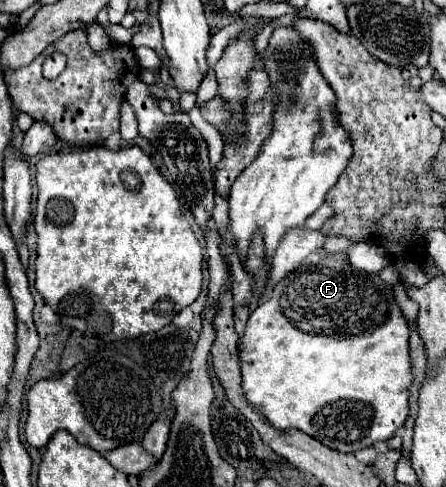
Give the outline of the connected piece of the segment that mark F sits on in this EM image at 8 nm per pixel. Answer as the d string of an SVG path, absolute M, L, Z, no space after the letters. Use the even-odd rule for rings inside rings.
M325 256L317 264L303 266L301 270L295 270L287 274L283 280L279 280L271 292L271 298L261 302L249 316L245 336L241 340L241 350L239 350L239 360L241 360L241 372L243 372L243 390L247 400L259 408L265 418L277 428L277 430L287 430L287 428L297 428L325 446L337 450L337 452L357 452L363 448L373 446L379 440L389 440L397 428L401 428L407 420L409 414L409 386L413 382L411 374L411 356L409 356L409 324L407 318L403 316L401 308L397 306L393 298L393 288L387 286L379 274L367 274L357 268L353 268L345 258L341 256Z

